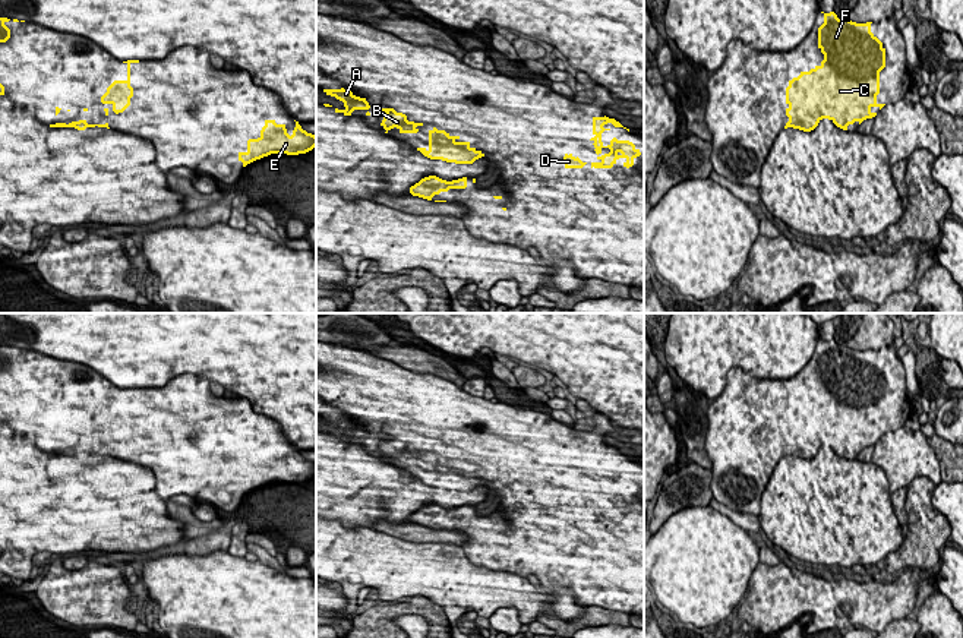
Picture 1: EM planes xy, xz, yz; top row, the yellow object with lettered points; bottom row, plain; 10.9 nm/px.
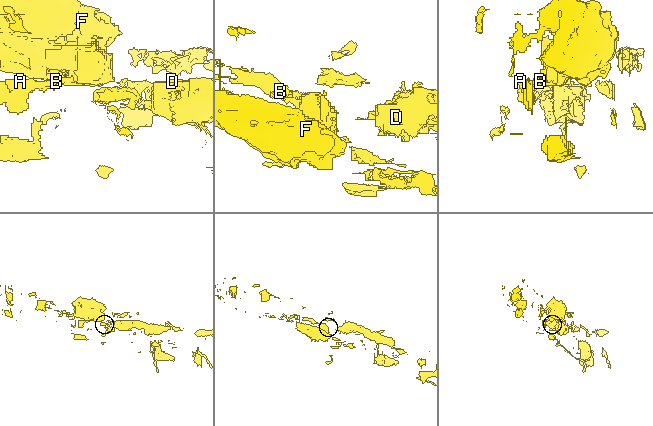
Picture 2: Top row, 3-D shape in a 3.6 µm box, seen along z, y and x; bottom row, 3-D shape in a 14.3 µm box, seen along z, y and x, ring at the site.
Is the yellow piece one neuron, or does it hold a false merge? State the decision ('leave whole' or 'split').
split

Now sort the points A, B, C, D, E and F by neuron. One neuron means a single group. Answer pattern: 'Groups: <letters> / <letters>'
Groups: A B / C D E F

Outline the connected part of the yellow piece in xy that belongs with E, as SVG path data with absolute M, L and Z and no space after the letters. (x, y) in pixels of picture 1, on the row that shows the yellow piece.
M265 120L261 136L247 140L247 151L239 152L239 161L246 167L271 154L299 155L312 151L315 146L316 136L303 130L299 121L296 121L296 127L290 136L285 124L277 124L275 120Z

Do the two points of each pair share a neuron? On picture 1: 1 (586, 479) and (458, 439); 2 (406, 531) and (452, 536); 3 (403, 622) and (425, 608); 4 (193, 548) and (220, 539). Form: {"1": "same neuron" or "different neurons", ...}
{"1": "same neuron", "2": "same neuron", "3": "different neurons", "4": "same neuron"}

